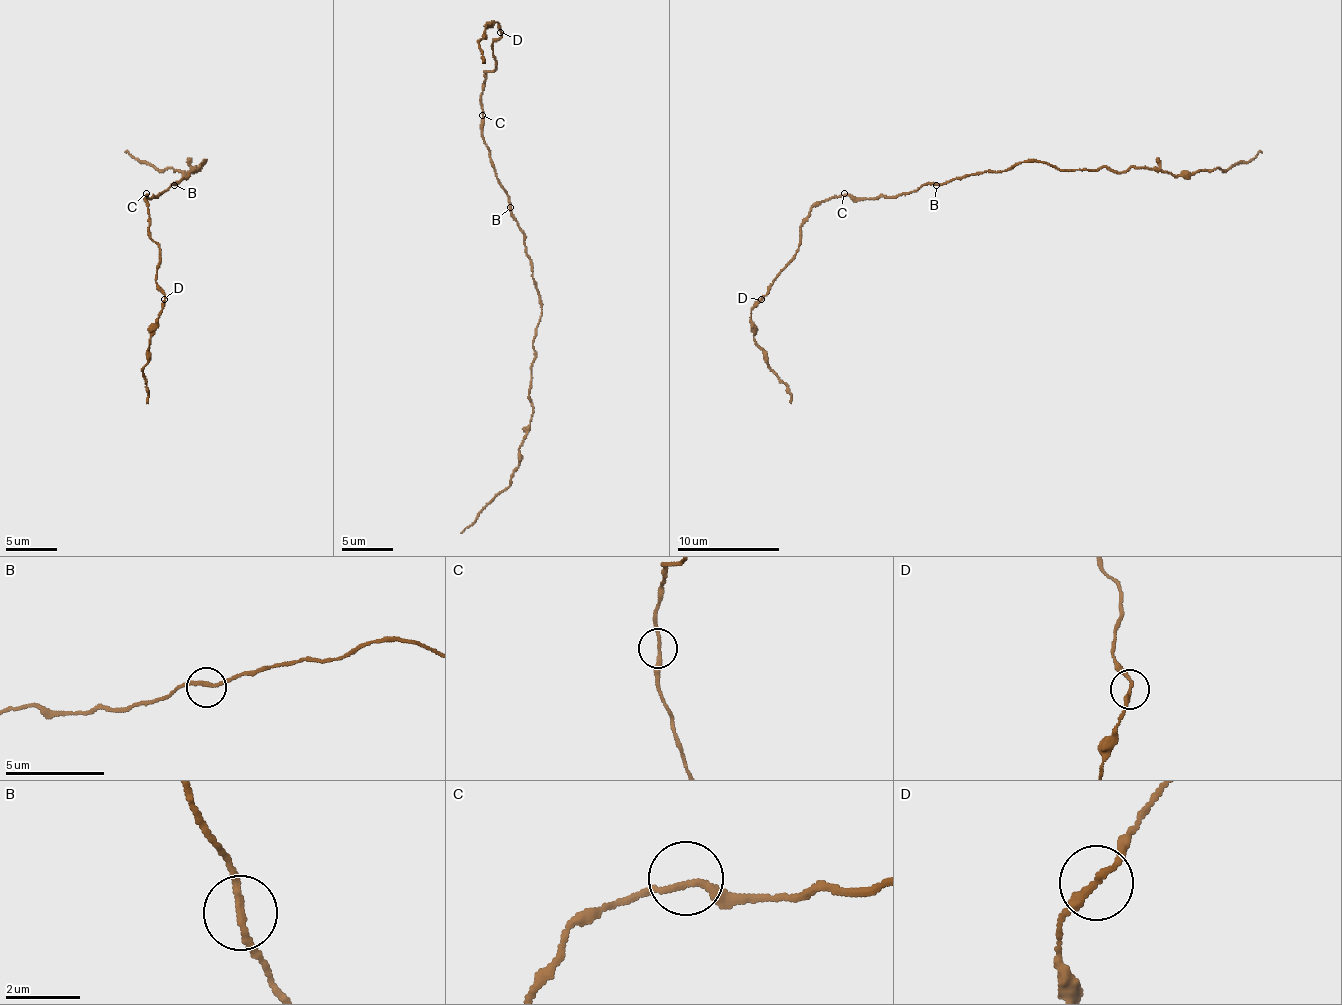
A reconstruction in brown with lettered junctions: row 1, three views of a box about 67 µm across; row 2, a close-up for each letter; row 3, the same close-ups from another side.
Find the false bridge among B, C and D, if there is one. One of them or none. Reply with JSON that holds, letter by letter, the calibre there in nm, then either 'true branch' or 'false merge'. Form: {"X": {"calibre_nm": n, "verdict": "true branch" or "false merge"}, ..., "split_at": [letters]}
{"B": {"calibre_nm": 190, "verdict": "true branch"}, "C": {"calibre_nm": 190, "verdict": "true branch"}, "D": {"calibre_nm": 190, "verdict": "true branch"}, "split_at": []}

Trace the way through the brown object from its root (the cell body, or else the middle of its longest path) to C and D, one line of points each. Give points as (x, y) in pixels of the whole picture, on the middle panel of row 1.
C: (510, 207), (510, 197), (494, 171), (489, 148), (482, 135), (482, 115)
D: (510, 207), (510, 197), (494, 171), (482, 135), (482, 84), (484, 71), (494, 69), (492, 43), (500, 33)

